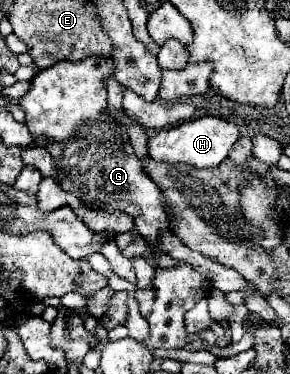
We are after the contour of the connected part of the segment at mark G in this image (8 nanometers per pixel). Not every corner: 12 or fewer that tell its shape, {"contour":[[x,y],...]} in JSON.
{"contour":[[113,61],[41,69],[19,99],[59,185],[155,245],[161,191],[105,115]]}

